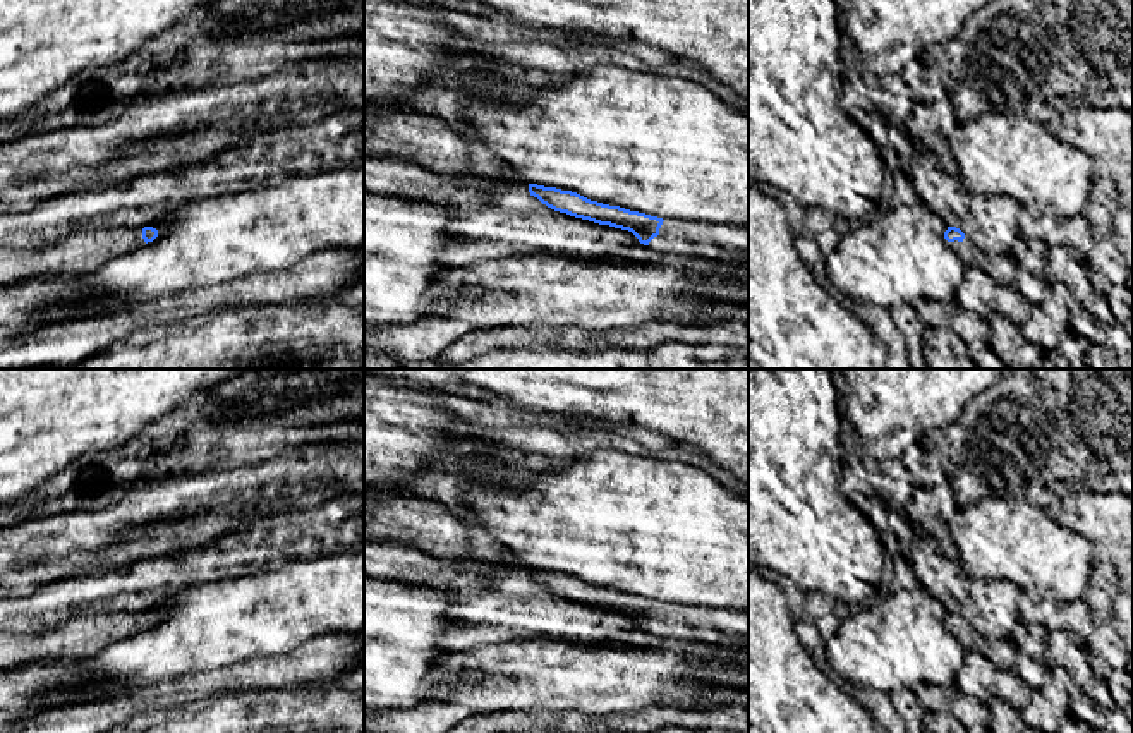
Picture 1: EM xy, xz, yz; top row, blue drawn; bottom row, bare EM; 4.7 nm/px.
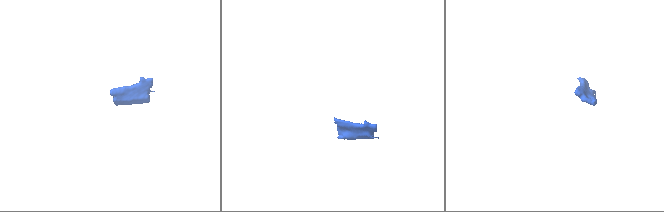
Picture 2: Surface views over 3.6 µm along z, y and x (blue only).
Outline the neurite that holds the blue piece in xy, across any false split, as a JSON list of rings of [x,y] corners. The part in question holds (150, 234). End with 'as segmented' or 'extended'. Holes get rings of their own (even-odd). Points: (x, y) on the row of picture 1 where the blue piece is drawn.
[[[153,227],[144,228],[82,228],[43,249],[7,249],[0,247],[0,285],[10,285],[43,278],[82,278],[117,256],[124,256],[158,237]]]; extended

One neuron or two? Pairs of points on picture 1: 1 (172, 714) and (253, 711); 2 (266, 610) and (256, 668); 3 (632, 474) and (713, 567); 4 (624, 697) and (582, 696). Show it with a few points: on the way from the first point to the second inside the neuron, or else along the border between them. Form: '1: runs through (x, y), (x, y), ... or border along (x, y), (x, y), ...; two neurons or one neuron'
1: runs through (193, 714), (232, 714); one neuron
2: border along (297, 646), (289, 651), (253, 656), (218, 666); two neurons
3: runs through (644, 496), (690, 545); one neuron
4: runs through (613, 696), (593, 696); one neuron

